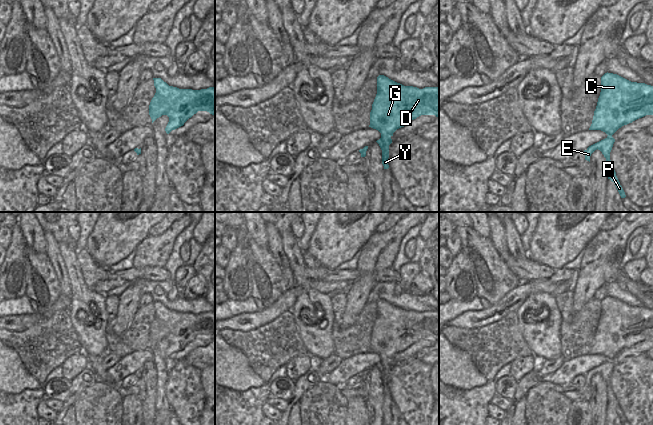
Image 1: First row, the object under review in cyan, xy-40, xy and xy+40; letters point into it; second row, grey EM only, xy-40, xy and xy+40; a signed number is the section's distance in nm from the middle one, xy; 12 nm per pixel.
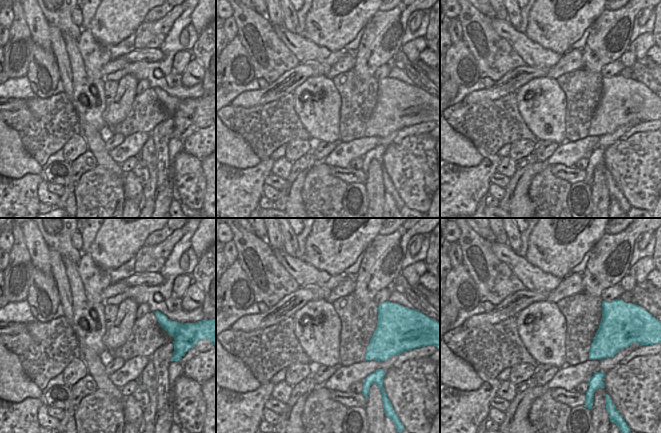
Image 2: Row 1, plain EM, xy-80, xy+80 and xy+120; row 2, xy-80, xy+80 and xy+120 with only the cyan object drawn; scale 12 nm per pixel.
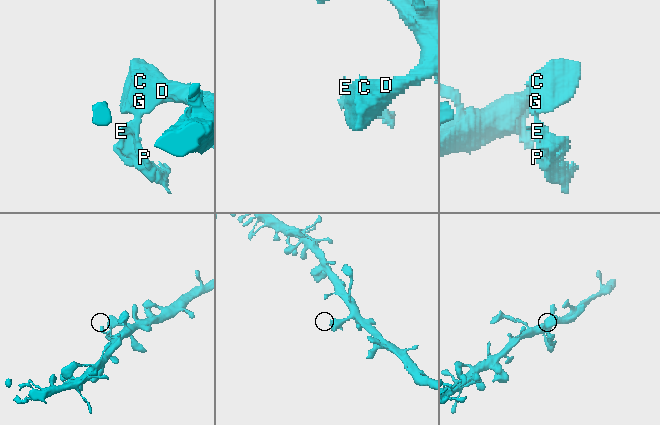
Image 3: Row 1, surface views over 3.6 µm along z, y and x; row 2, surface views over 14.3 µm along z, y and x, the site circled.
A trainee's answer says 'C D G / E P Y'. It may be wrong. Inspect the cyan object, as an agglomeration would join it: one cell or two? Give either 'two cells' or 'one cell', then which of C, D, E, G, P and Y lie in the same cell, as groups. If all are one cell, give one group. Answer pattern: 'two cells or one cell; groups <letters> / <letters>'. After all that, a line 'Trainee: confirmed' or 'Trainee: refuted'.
two cells; groups C D G / E P Y
Trainee: confirmed

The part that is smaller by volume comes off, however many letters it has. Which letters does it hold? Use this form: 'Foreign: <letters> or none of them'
Foreign: E, P, Y

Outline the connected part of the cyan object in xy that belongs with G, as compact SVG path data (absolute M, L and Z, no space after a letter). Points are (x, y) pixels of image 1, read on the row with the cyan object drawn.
M384 75L377 77L377 94L370 112L369 127L381 133L380 140L387 142L397 129L406 126L410 121L421 115L435 115L439 117L438 87L419 89L413 86L404 86Z

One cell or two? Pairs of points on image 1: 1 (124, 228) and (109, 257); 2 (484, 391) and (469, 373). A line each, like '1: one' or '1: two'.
1: one
2: two

